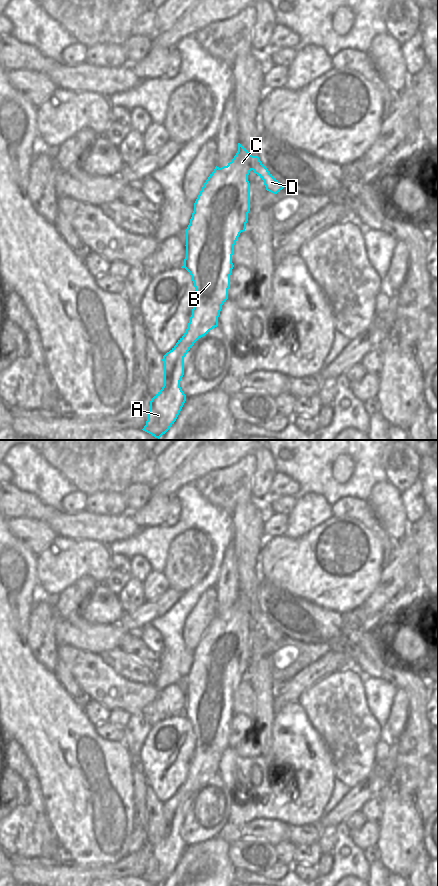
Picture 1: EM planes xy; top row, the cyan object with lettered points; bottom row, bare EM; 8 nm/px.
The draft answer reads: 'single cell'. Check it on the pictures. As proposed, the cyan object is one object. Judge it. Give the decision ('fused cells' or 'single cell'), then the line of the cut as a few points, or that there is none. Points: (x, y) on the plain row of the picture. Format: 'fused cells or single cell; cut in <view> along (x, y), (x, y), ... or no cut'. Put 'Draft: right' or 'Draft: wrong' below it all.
fused cells; cut in xy along (251, 604), (252, 617)
Draft: wrong

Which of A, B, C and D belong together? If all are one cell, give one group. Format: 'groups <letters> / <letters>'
groups A B C / D

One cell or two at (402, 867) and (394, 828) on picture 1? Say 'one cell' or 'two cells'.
one cell

